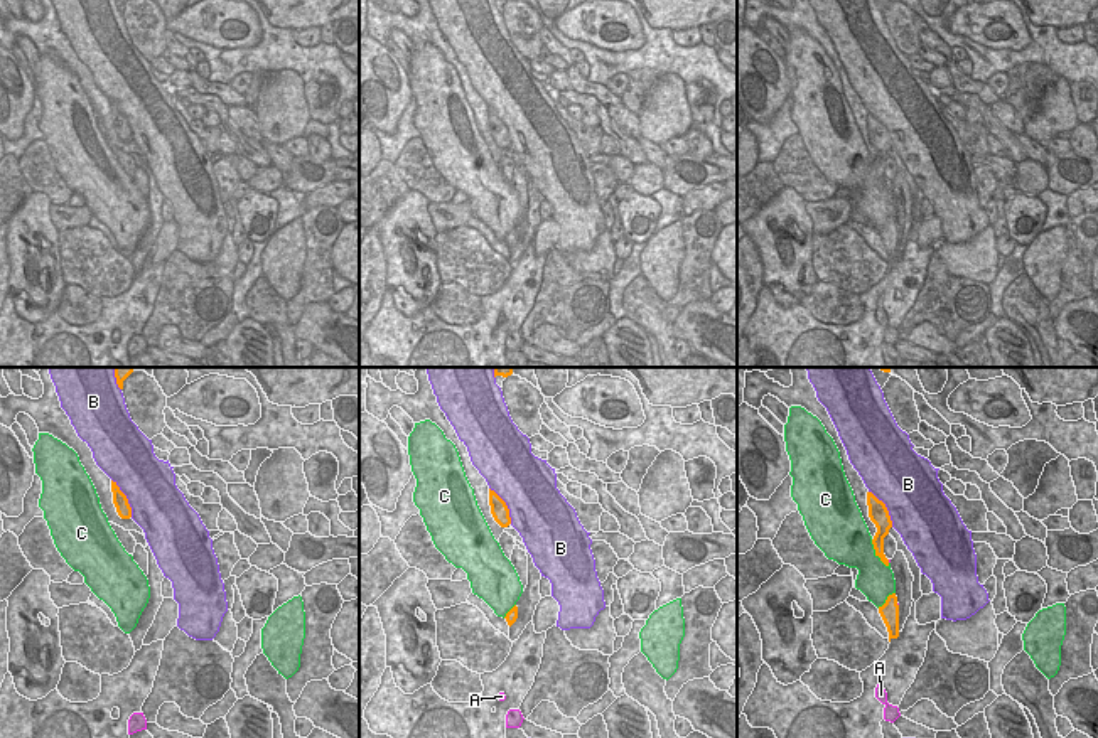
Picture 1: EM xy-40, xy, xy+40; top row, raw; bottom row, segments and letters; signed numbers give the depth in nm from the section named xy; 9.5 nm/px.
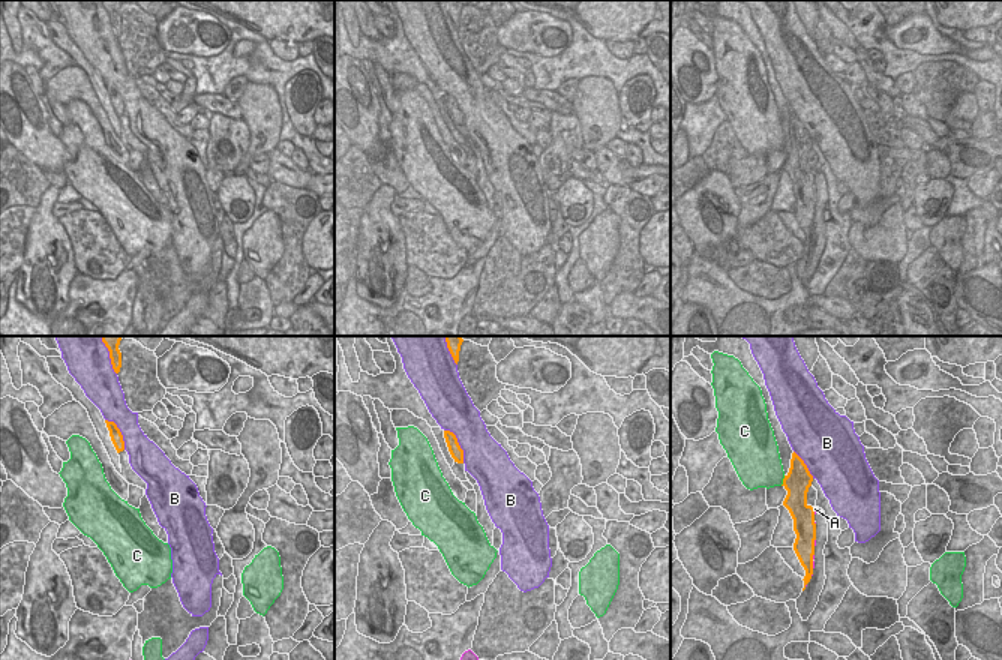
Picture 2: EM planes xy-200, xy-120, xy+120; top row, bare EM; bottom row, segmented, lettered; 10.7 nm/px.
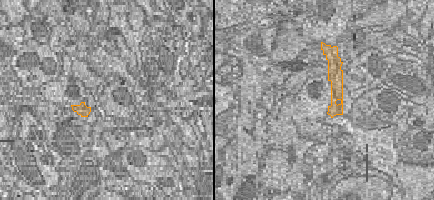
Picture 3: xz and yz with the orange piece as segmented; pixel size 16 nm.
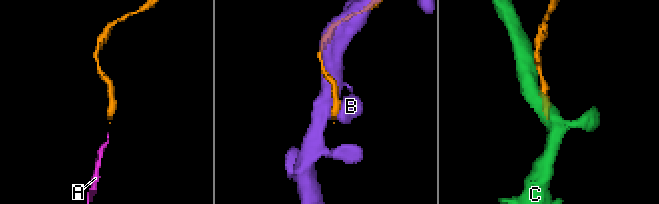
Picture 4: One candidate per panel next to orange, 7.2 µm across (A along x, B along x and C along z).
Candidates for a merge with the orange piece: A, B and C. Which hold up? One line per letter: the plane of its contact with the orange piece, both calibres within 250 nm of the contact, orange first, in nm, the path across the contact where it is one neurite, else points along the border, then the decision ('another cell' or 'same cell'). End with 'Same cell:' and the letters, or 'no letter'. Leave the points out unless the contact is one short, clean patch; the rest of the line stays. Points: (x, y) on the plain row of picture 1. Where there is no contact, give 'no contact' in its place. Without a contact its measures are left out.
A: no contact; same cell
B: meets orange in xy-40; 140 nm thick on the orange side, 480 nm on the other; another cell
C: meets orange in xy+40; 130 nm thick on the orange side, 380 nm on the other; another cell
Same cell: A

